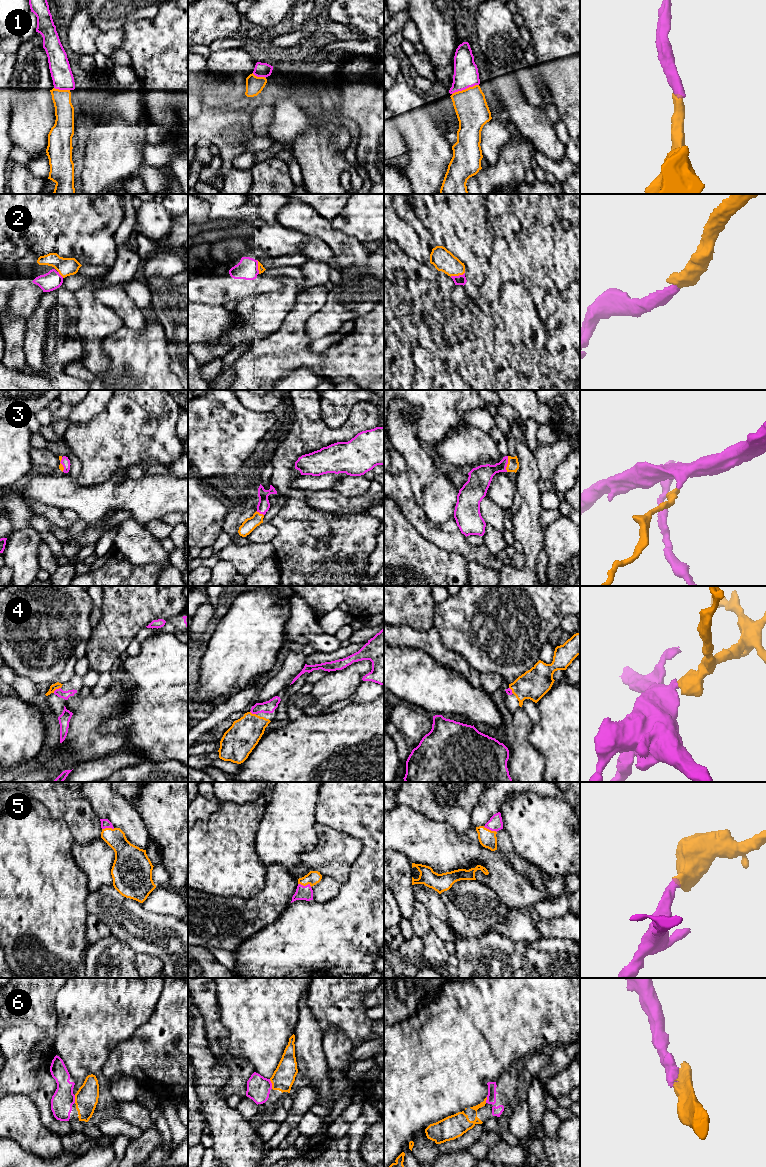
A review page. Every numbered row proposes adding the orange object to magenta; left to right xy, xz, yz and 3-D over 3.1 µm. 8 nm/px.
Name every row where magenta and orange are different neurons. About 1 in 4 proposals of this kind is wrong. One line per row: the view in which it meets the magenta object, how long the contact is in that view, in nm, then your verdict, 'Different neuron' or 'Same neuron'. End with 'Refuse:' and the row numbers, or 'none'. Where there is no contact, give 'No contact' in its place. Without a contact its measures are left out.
1: Touches magenta in yz. Shared border 240 nm. Same neuron
2: Touches magenta in yz. Shared border 120 nm. Same neuron
3: Touches magenta in yz. Shared border 130 nm. Same neuron
4: Touches magenta in xy. Shared border 80 nm. Same neuron
5: Touches magenta in xz. Shared border 110 nm. Same neuron
6: Touches magenta in xz. Shared border 80 nm. Same neuron
Refuse: none

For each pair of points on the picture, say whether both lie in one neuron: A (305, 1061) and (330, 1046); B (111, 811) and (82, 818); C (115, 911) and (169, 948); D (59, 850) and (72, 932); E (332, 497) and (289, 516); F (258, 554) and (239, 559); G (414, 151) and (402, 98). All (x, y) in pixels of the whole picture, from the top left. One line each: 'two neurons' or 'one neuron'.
A: two neurons
B: two neurons
C: one neuron
D: one neuron
E: two neurons
F: one neuron
G: one neuron

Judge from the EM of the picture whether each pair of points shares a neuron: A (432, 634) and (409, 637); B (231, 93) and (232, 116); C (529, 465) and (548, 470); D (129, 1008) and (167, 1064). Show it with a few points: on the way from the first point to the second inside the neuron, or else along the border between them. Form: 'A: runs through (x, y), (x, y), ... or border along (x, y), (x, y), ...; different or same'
A: runs through (426, 637), (415, 637); same
B: border along (207, 105), (222, 107); different
C: border along (534, 455), (541, 478); different
D: border along (155, 1007), (151, 1016), (123, 1041); different

